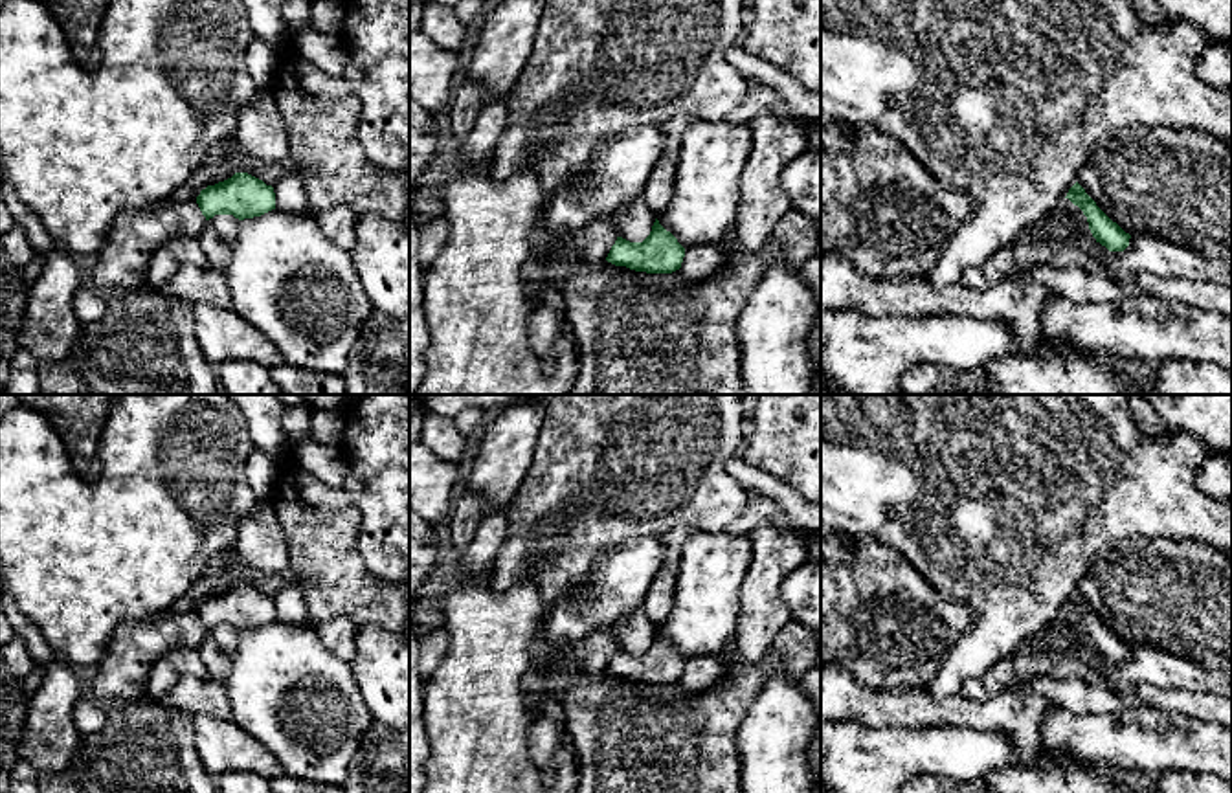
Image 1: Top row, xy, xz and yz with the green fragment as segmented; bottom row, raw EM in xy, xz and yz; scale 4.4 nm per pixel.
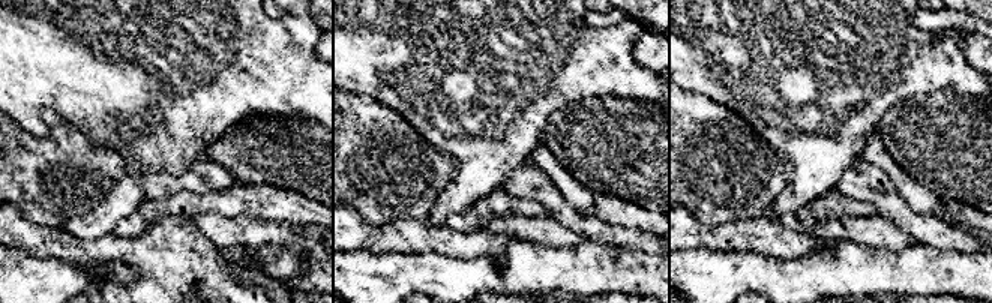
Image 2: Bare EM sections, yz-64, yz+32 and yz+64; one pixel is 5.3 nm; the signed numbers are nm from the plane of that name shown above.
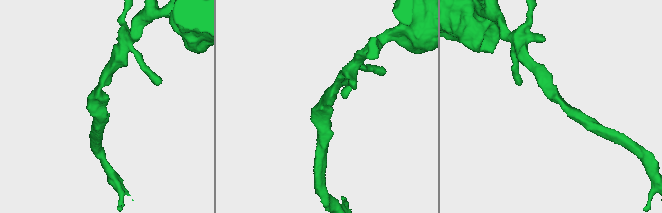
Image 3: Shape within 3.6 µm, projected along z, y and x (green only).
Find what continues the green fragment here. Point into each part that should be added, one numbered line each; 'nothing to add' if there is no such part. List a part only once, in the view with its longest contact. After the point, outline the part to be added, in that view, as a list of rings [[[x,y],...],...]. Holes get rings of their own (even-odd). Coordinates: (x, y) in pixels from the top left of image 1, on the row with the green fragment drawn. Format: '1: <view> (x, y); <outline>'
1: yz (1078, 221); [[[1063,198],[1063,202],[1059,204],[1059,211],[1070,218],[1070,226],[1074,229],[1089,229],[1087,217],[1069,198]]]

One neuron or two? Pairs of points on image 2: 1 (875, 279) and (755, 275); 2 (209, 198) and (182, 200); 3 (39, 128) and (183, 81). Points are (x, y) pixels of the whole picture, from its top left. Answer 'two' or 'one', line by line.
1: one
2: one
3: one

